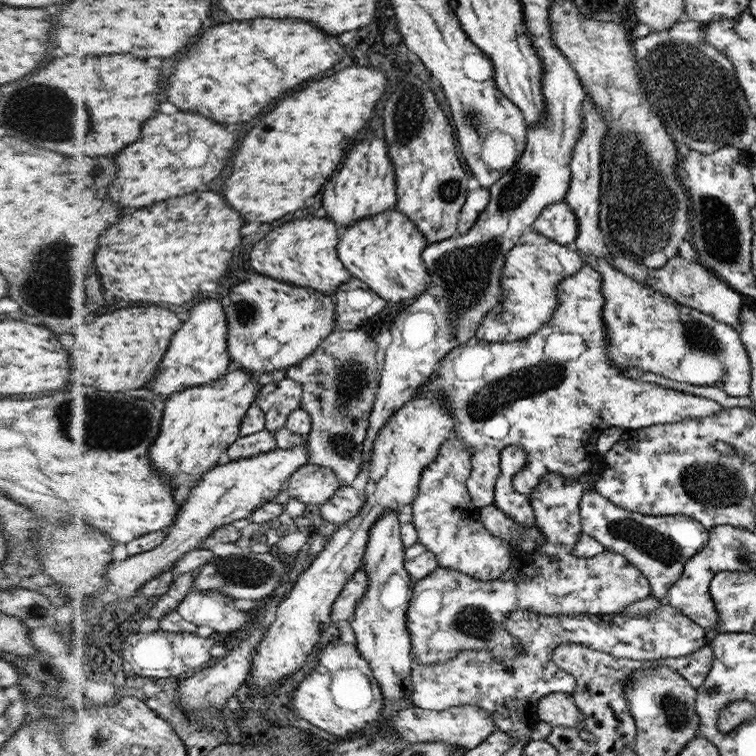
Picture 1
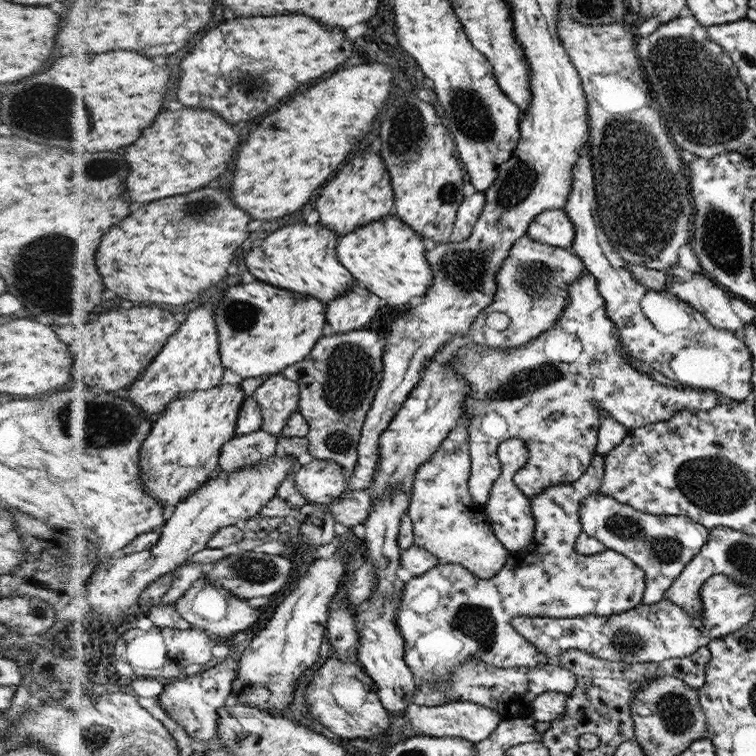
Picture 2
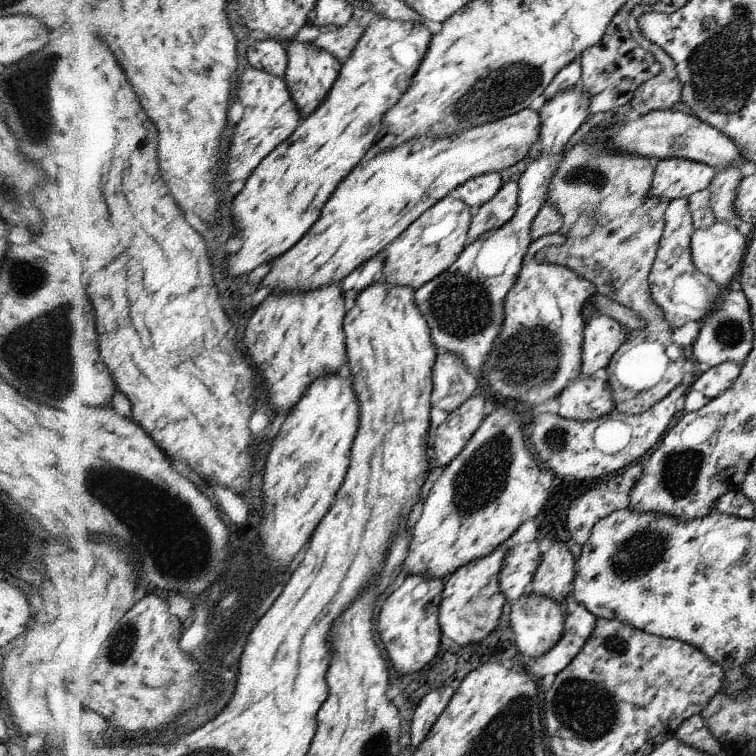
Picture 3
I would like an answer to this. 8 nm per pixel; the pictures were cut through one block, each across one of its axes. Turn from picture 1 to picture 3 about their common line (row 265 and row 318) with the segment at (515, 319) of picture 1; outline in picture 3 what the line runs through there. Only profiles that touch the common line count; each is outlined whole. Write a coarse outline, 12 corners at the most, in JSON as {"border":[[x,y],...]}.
{"border":[[533,240],[483,386],[527,410],[582,372],[594,282]]}

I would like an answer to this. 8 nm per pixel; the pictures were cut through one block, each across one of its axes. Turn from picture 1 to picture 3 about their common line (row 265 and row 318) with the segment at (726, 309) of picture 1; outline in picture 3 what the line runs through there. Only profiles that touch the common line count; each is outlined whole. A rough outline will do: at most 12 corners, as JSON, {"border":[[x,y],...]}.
{"border":[[688,198],[665,212],[654,302],[676,327],[704,321],[722,288],[693,260]]}

